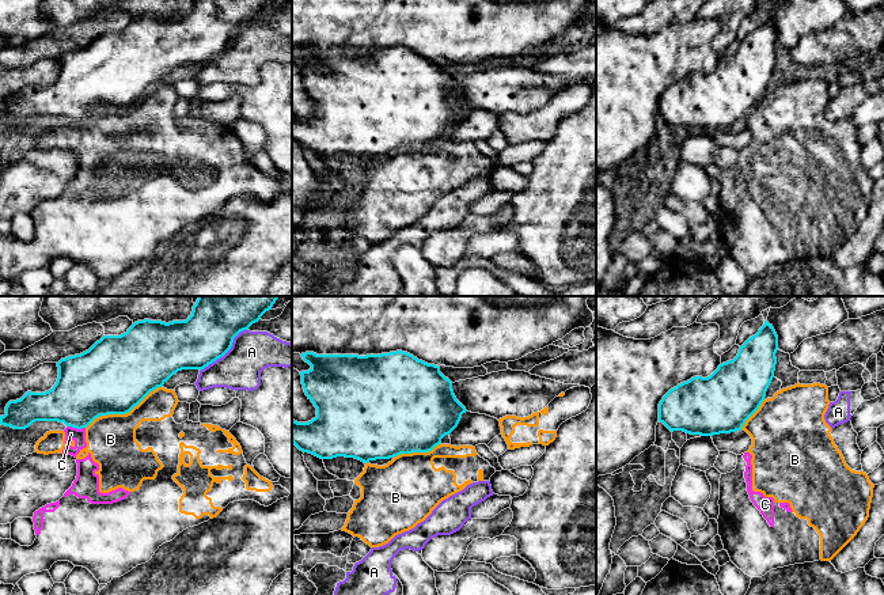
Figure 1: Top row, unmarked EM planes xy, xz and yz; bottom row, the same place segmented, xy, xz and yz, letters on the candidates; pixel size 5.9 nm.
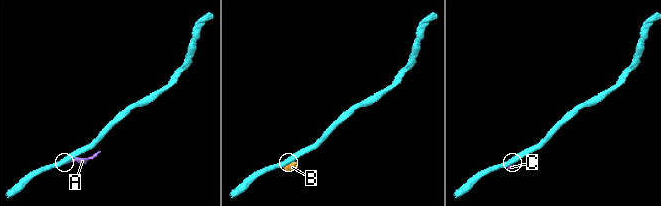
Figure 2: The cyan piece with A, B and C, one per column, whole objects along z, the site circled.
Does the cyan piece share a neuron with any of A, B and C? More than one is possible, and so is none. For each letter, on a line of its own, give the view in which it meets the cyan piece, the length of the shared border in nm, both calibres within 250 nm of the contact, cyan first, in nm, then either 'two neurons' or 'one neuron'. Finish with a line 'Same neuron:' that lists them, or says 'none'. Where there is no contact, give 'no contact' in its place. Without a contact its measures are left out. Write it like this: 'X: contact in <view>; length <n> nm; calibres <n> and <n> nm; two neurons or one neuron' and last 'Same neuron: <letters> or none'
A: contact in xy; length 380 nm; calibres 300 and 240 nm; two neurons
B: contact in xy; length 500 nm; calibres 440 and 300 nm; two neurons
C: contact in xy; length 110 nm; calibres 380 and 80 nm; two neurons
Same neuron: none

